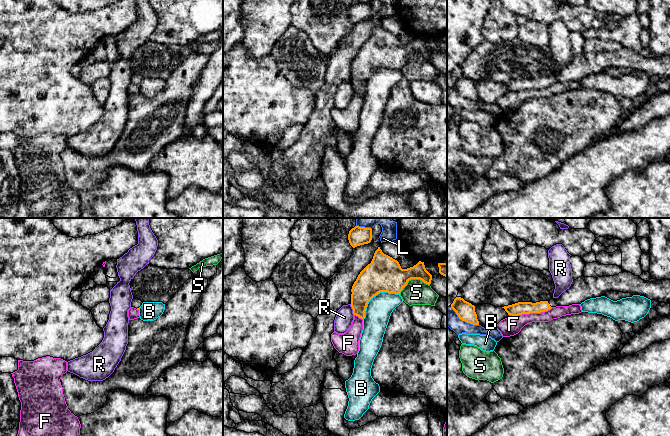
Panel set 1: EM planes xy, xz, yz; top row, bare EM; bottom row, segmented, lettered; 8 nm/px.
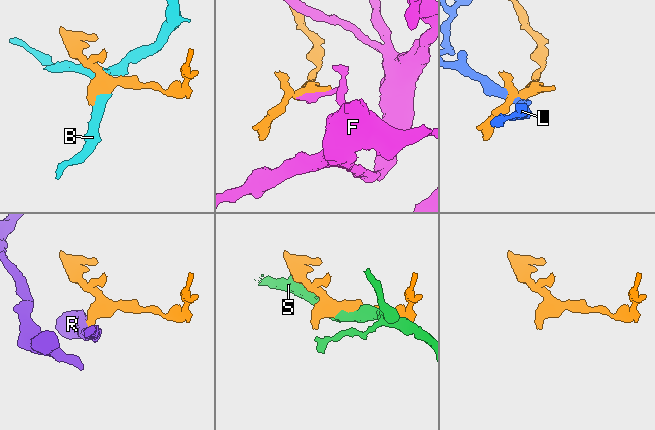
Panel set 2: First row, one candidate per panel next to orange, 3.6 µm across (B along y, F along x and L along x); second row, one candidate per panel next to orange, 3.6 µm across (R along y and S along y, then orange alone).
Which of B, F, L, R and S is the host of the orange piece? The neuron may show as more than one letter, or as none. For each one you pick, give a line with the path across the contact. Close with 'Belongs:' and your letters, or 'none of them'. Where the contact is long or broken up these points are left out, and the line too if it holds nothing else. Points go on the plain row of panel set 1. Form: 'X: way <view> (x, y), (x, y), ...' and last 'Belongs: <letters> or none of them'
Belongs: none of them

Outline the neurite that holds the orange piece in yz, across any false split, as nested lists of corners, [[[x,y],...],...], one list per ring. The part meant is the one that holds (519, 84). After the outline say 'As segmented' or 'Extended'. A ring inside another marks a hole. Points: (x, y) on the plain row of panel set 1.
[[[622,47],[618,51],[598,54],[581,52],[574,56],[571,62],[558,74],[536,79],[518,78],[502,84],[512,92],[541,89],[556,82],[581,80],[587,75],[604,72],[609,67],[630,69],[644,72],[650,76],[670,79],[670,56],[651,55],[644,57],[640,52]]]. Extended

